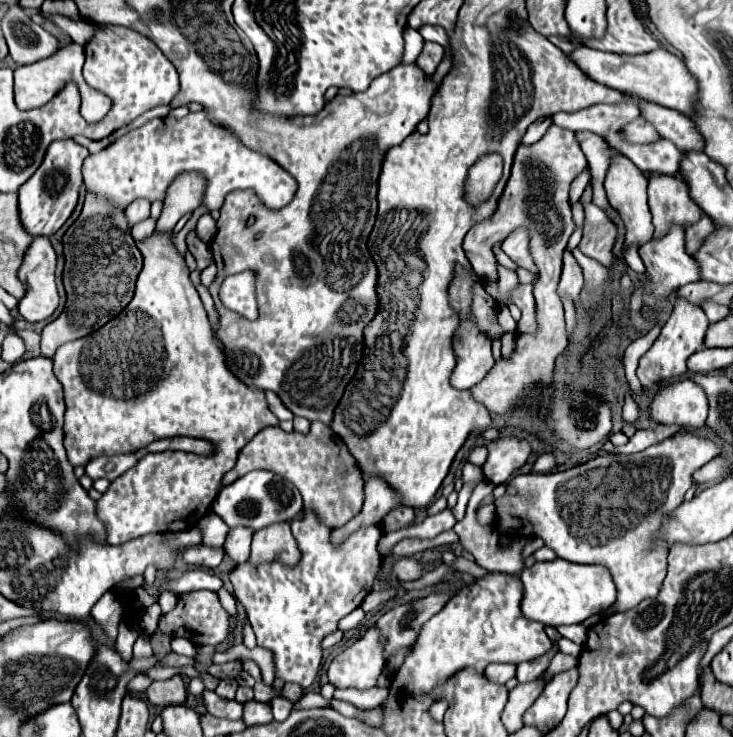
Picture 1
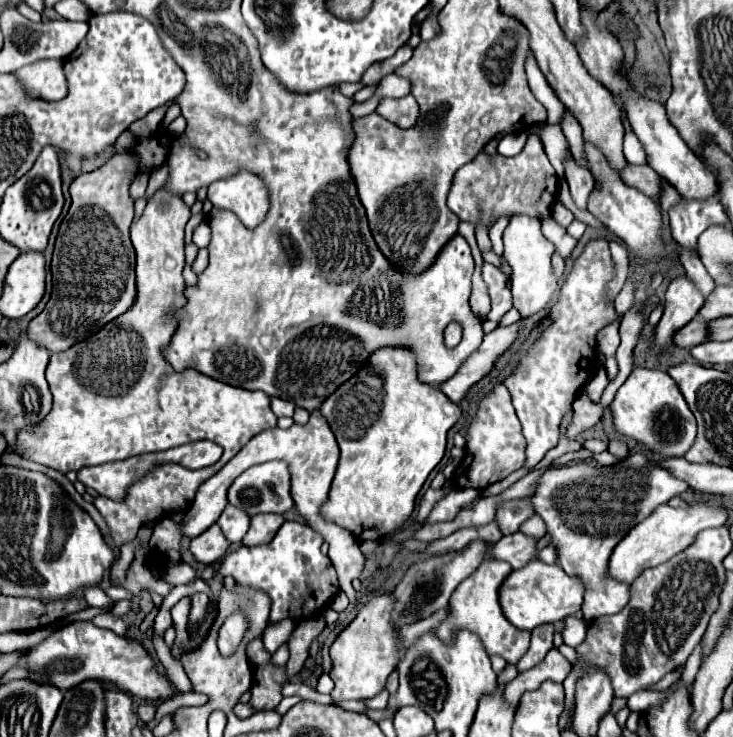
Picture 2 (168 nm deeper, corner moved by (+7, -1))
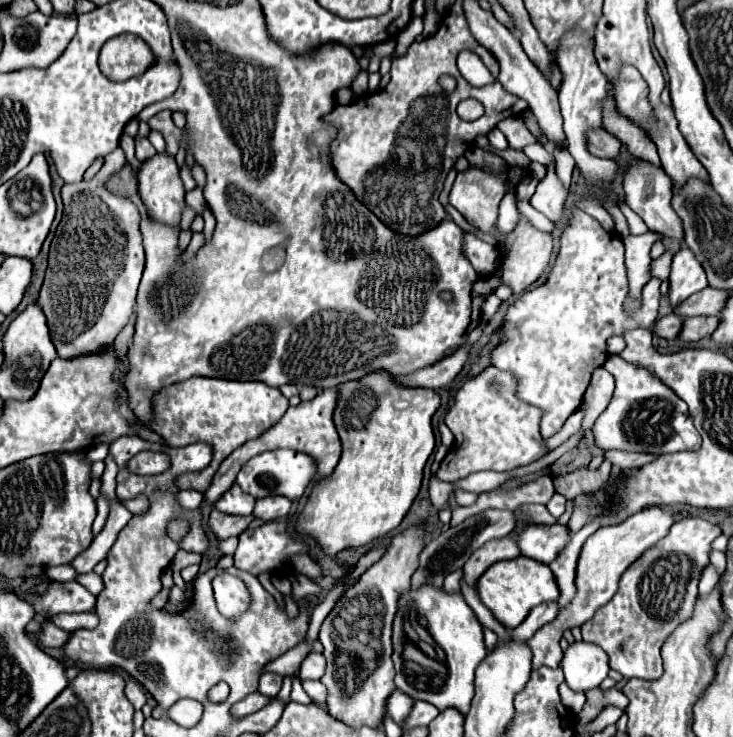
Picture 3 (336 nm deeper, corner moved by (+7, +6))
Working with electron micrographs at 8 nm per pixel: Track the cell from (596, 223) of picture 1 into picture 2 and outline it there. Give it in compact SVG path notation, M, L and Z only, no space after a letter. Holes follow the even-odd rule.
M568 157L564 161L564 179L570 185L570 193L572 193L574 203L580 209L586 209L586 201L588 201L588 195L590 195L592 185L594 185L594 179L592 179L590 171L580 167L574 157Z

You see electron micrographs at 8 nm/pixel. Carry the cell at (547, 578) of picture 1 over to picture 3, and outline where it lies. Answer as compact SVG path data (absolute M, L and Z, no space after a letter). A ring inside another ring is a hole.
M524 556L496 562L494 566L490 566L488 572L484 572L476 588L478 588L480 600L510 630L516 628L534 606L544 604L544 602L558 602L560 598L560 588L556 584L556 576L552 574L552 570L546 564L532 558L524 558Z

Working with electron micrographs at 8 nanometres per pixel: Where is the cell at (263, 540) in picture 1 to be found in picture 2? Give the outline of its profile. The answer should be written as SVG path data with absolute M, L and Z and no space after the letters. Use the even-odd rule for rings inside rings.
M268 513L268 515L254 515L250 519L250 529L244 535L242 543L244 545L260 545L260 543L270 543L270 539L276 535L280 525L284 523L282 515Z

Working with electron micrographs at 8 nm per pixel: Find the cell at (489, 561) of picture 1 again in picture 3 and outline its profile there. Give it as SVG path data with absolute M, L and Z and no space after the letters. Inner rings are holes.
M530 524L516 534L520 554L544 564L550 564L568 542L570 532L560 524Z

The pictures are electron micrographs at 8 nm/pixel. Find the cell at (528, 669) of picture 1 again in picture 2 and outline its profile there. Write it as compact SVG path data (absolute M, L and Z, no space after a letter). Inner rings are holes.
M546 623L544 627L534 627L530 647L526 655L522 655L522 659L518 661L518 671L526 671L538 665L544 659L544 655L552 649L552 637L554 637L554 625Z

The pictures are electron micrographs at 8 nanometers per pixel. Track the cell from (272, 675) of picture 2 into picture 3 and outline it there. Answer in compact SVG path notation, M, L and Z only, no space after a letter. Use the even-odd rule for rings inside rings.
M266 672L260 676L260 686L258 686L258 692L268 696L268 698L274 698L282 688L282 676L280 674L274 674L274 672Z

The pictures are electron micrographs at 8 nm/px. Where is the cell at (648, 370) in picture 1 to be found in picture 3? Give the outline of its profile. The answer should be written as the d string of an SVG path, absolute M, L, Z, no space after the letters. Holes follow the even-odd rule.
M684 246L672 260L670 270L670 306L676 308L688 296L704 290L708 286L706 272L692 252Z

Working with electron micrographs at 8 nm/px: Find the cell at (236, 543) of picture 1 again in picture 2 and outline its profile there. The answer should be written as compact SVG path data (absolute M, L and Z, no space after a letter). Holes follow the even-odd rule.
M226 505L226 509L222 511L220 519L218 519L220 529L224 531L226 539L236 545L242 541L242 537L246 535L248 527L250 527L250 517L244 515L244 511L236 511L236 507Z

